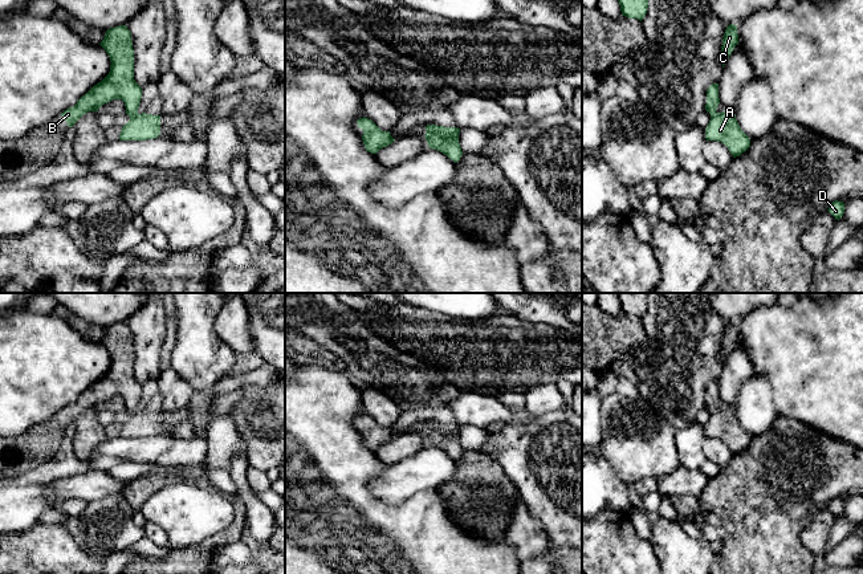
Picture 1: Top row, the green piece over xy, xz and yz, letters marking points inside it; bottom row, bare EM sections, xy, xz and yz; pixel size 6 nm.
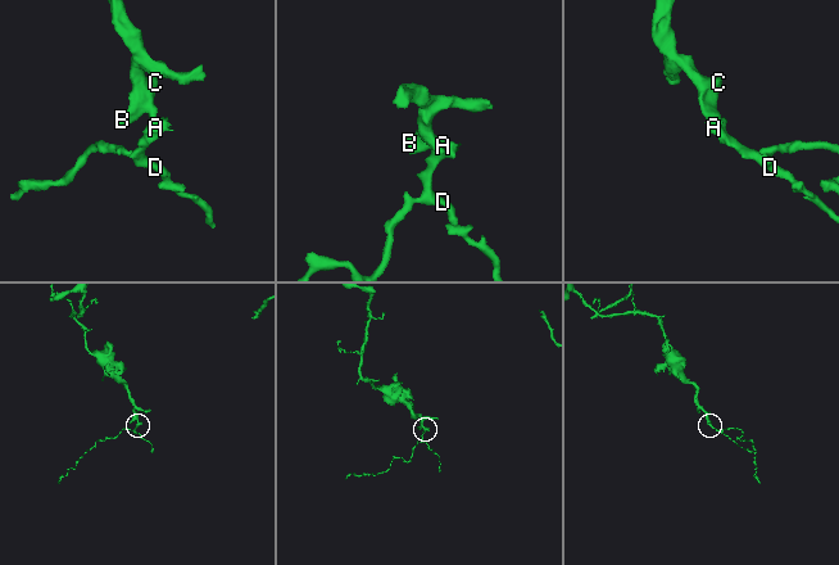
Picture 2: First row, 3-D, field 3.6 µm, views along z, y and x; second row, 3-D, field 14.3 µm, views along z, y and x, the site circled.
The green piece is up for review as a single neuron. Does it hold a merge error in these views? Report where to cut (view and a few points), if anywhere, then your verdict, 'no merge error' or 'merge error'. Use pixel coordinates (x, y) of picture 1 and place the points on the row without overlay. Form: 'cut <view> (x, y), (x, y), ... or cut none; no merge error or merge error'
cut xy (137, 410), (130, 414); merge error

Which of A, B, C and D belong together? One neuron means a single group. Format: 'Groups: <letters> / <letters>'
Groups: A D / B C

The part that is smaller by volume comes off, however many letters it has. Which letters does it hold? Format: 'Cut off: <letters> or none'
Cut off: A, D

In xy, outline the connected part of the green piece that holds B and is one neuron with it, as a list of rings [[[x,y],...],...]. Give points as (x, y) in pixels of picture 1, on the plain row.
[[[126,322],[110,325],[99,342],[110,354],[110,369],[82,392],[73,404],[61,410],[69,424],[74,423],[84,411],[98,408],[102,402],[113,396],[125,399],[129,414],[138,411],[142,386],[134,376],[134,346],[130,327]]]

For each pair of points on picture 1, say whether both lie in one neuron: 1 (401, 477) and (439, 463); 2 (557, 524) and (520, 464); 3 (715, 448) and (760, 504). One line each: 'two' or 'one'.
1: one
2: one
3: two

